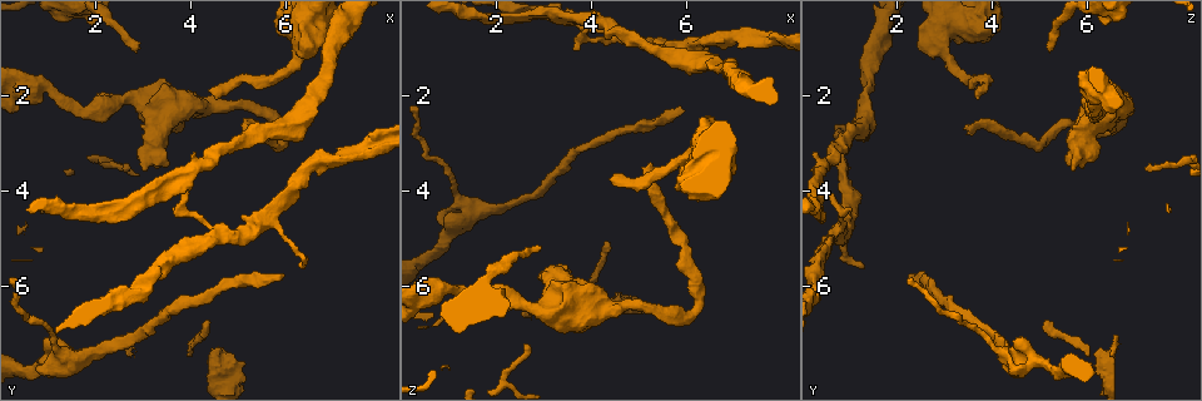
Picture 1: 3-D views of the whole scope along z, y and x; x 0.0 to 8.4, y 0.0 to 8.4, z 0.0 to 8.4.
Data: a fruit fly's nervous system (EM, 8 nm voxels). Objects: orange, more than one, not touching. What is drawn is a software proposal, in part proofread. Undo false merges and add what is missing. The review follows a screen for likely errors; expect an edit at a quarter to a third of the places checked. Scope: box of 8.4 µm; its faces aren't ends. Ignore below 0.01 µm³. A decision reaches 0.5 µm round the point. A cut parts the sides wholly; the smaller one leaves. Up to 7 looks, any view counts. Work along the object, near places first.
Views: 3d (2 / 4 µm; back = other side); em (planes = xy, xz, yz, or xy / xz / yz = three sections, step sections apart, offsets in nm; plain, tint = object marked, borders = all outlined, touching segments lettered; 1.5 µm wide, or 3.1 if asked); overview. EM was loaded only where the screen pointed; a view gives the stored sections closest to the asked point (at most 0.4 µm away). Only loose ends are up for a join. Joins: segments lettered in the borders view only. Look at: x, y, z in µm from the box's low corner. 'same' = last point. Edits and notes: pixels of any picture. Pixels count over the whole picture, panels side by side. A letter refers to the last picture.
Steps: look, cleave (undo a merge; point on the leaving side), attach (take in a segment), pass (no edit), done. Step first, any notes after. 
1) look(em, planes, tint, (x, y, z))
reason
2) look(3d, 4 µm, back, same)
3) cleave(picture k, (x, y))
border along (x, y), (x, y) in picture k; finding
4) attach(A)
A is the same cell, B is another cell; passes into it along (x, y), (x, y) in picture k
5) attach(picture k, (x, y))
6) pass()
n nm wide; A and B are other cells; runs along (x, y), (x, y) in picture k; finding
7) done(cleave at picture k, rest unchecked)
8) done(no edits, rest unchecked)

look(em, planes, borders, (4.50, 4.85, 0.85))
sharp bend

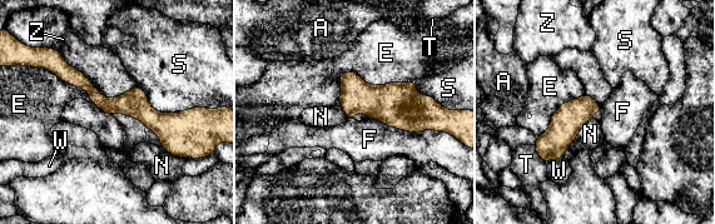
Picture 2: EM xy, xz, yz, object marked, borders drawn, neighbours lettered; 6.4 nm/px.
cleave(picture 2, (134, 103))
A, E, F, N, S, T, W and Z are other cells; border along (107, 100), (114, 109), (113, 113) in picture 2; a second cell is stuck on

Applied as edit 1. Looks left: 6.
look(3d, 2 µm, (5.95, 5.80, 2.30))
end of a long branch

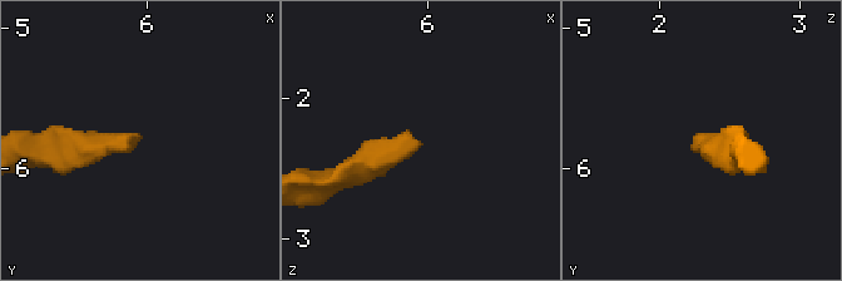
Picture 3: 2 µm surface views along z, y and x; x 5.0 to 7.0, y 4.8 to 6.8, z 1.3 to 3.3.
look(em, planes, tint, (5.94, 5.72, 2.32))

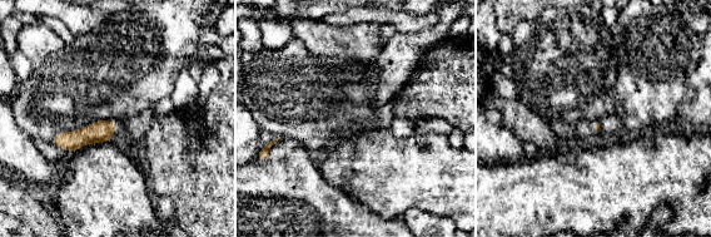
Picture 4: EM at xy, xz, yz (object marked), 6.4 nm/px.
look(em, planes, borders, same)

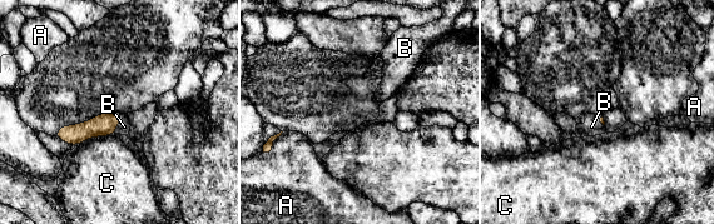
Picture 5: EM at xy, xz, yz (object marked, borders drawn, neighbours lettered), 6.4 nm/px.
attach(picture 5, (124, 127))
B is the same cell, A and C are other cells; the cell continues

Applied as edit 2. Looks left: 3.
look(3d, 2 µm, (0.95, 7.10, 4.50))
branch stops here

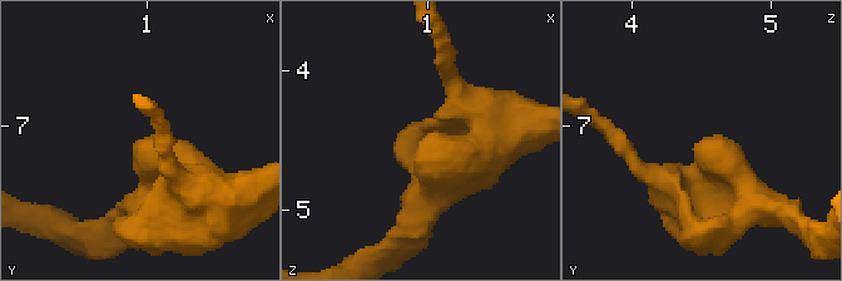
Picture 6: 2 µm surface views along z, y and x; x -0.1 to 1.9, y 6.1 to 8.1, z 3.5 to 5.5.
look(em, xz, step 4, borders, (0.94, 7.14, 4.52))

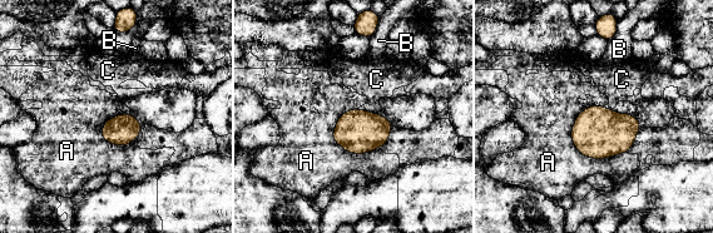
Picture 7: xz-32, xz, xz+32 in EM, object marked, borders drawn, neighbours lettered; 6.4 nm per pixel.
pass()
160 nm wide; A touches over 400 nm; A, B and C are other cells; no lettered segment goes on from it

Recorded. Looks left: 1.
done(cleave at picture 2, attach at picture 5, rest unchecked)

